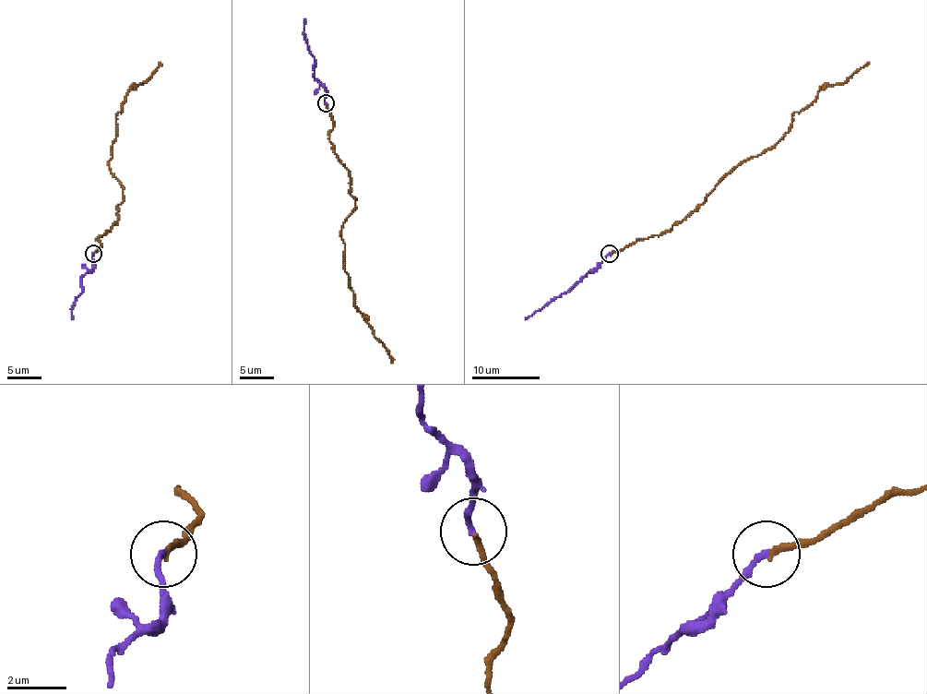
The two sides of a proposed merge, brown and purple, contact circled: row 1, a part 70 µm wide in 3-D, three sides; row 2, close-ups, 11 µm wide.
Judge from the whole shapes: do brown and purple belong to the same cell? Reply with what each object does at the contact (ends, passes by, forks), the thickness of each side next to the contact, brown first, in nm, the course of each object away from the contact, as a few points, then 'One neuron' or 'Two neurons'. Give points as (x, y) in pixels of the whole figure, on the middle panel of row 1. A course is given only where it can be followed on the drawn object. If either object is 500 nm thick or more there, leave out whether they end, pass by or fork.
At the ring brown ends. At the ring purple ends. Thickness 200 nm (brown) against 200 nm. Course of brown: (326, 104), (333, 152), (349, 171), (355, 198), (341, 229), (349, 285), (393, 363). Course of purple: (326, 102), (326, 89), (314, 77), (314, 61), (303, 34), (305, 18). One neuron

